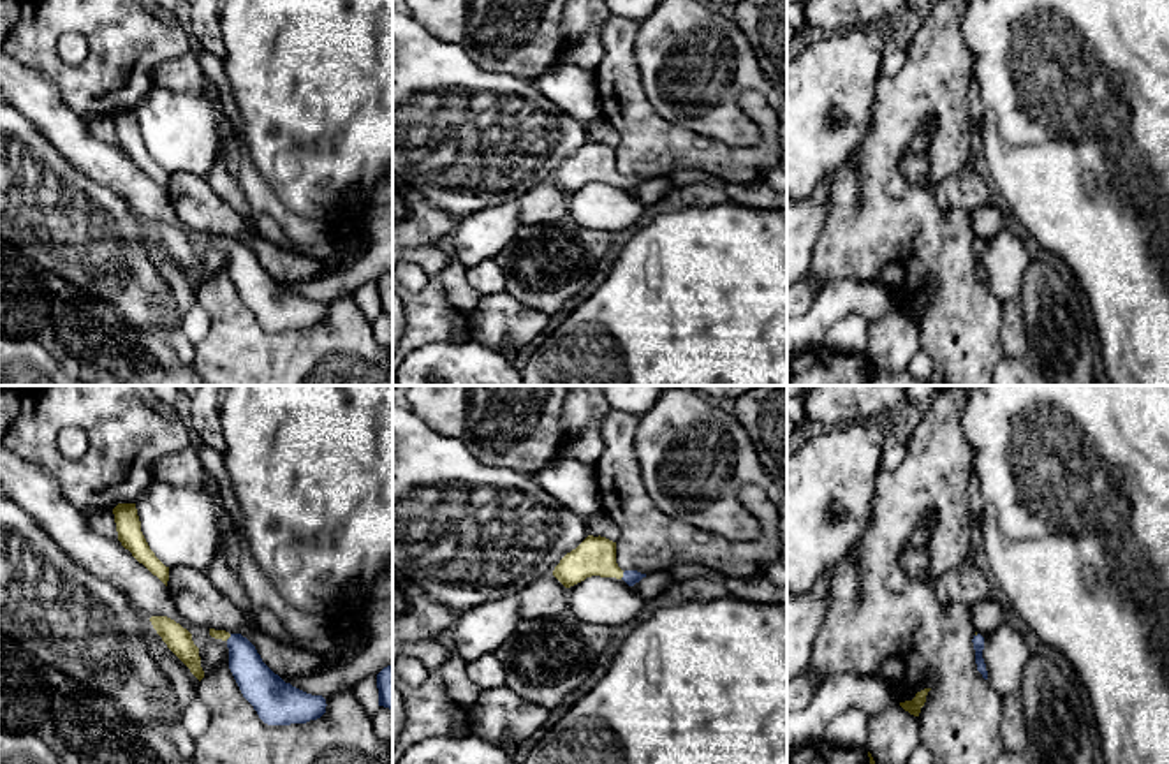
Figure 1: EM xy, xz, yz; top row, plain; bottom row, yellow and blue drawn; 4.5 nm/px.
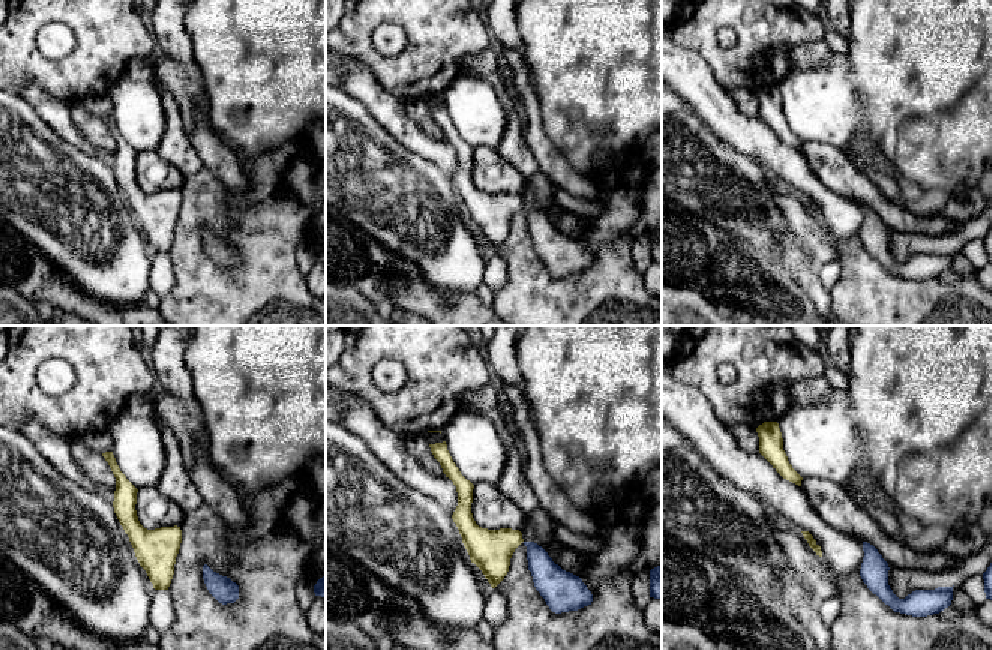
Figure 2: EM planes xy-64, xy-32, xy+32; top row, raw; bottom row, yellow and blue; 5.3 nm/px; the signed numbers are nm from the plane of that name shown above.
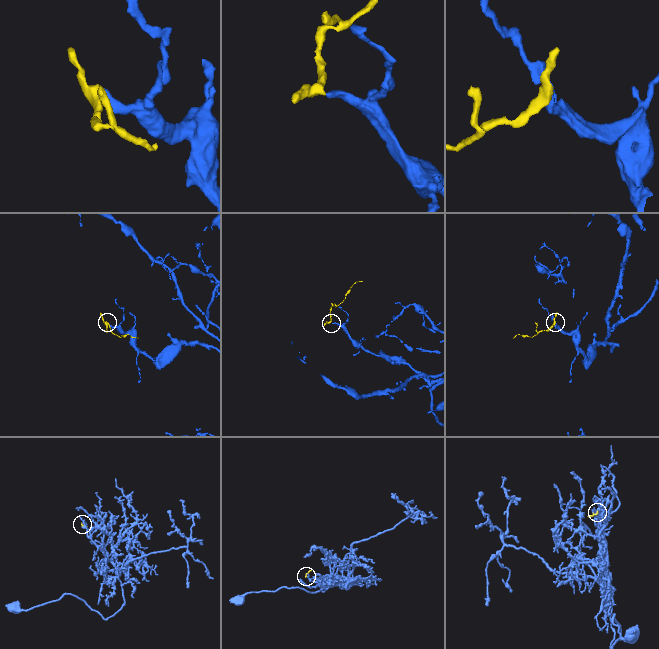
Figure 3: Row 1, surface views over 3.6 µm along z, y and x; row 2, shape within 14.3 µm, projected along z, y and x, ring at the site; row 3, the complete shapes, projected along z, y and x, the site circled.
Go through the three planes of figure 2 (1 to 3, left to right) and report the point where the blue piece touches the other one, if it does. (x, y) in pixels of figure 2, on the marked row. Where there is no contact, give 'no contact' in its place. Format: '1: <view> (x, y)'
1: no contact
2: no contact
3: no contact

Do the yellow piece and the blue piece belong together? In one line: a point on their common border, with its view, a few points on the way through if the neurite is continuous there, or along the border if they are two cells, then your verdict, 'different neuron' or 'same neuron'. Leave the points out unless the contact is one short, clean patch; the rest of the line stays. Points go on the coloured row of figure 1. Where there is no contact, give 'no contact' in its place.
meets yellow in xz at (622, 576); runs through xz (595, 555), (622, 576), (631, 578); same neuron

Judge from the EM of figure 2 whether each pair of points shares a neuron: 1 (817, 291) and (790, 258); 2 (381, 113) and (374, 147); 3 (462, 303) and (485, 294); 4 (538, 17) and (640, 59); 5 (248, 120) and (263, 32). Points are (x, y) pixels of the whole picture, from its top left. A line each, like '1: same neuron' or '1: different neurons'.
1: same neuron
2: different neurons
3: different neurons
4: same neuron
5: same neuron

